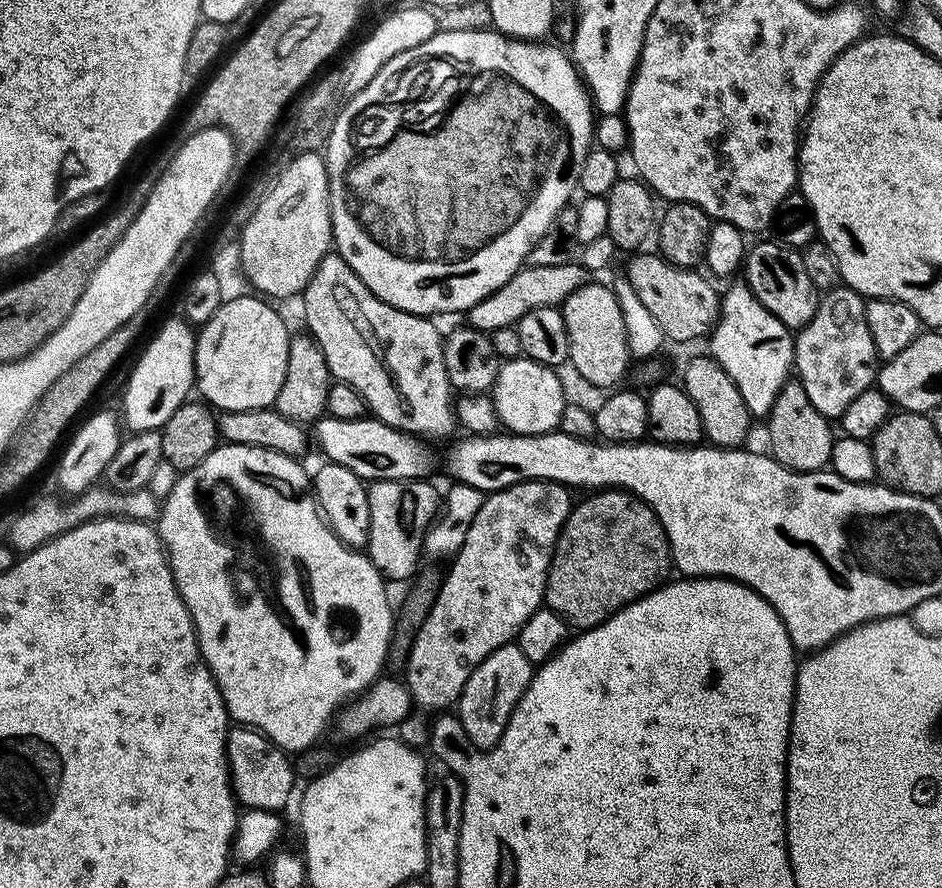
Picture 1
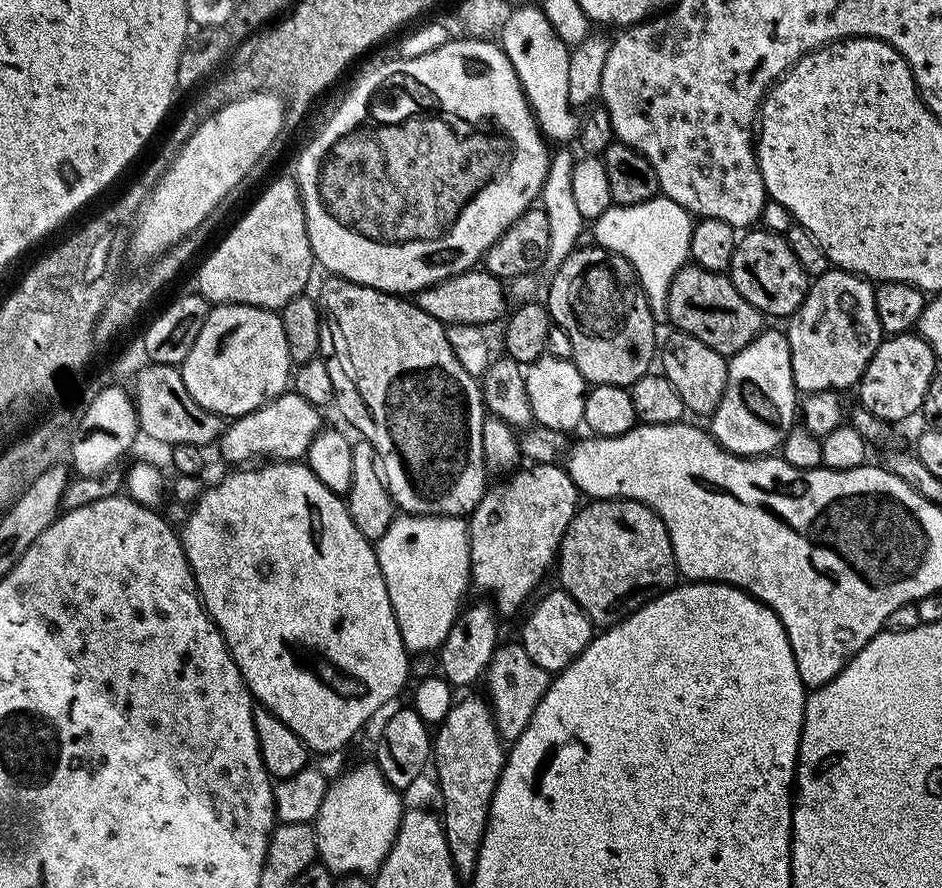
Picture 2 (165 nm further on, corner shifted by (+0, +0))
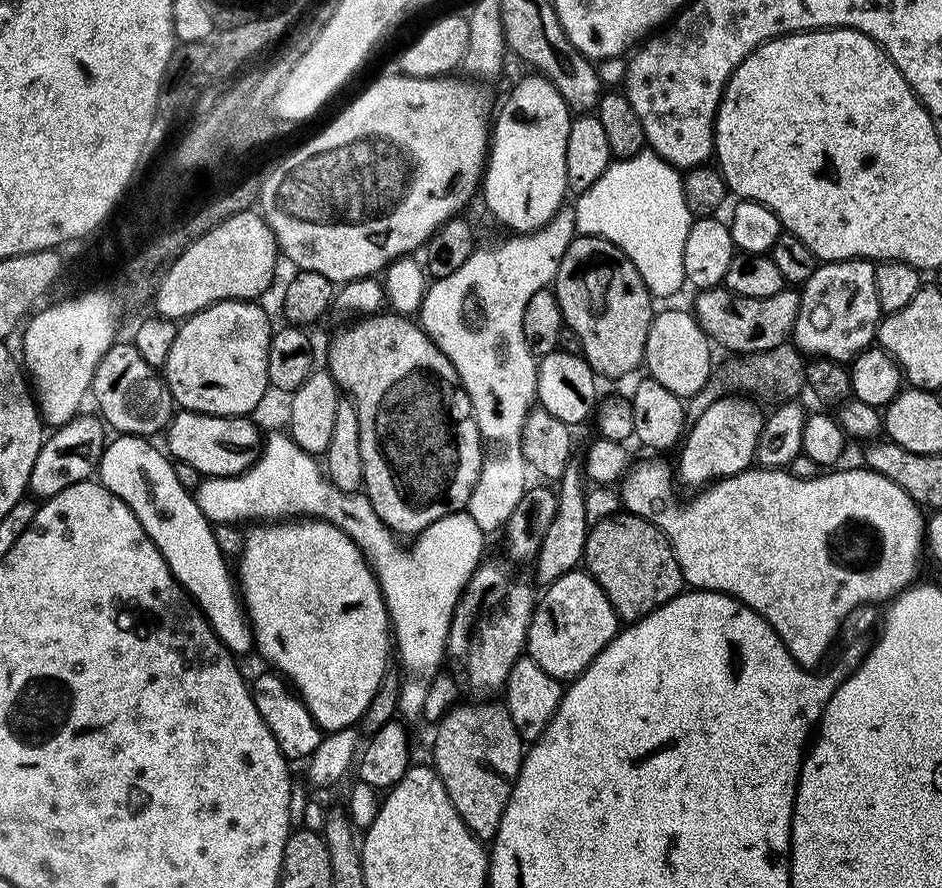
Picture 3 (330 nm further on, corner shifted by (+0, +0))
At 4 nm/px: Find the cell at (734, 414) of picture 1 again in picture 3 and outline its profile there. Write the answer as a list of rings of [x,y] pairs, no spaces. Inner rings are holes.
[[[680,308],[657,311],[650,322],[650,334],[646,334],[643,367],[648,368],[647,375],[662,382],[670,394],[689,398],[688,396],[698,395],[707,384],[709,387],[713,379],[712,348],[714,349],[713,341],[700,329],[700,324],[691,311],[683,312]]]

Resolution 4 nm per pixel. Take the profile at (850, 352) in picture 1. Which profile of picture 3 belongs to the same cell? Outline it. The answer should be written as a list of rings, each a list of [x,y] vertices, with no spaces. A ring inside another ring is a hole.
[[[829,260],[817,266],[814,274],[810,274],[810,278],[799,289],[800,309],[791,334],[796,348],[805,357],[851,362],[859,352],[873,347],[882,319],[878,286],[874,286],[875,273],[876,264],[870,260]]]

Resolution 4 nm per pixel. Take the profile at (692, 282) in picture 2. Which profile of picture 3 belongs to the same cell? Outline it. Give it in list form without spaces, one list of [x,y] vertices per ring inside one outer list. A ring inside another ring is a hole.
[[[723,286],[702,288],[695,295],[694,315],[700,329],[708,335],[709,340],[719,347],[721,344],[722,347],[729,348],[728,352],[732,354],[772,350],[789,343],[800,309],[800,293],[792,286],[786,286],[781,292],[765,300],[733,294]]]

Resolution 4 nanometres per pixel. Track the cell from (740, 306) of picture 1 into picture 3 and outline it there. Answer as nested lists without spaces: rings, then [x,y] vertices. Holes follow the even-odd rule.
[[[724,394],[716,399],[720,400],[706,405],[700,417],[693,424],[691,421],[678,448],[678,480],[691,490],[700,490],[715,481],[725,480],[727,476],[747,472],[756,459],[758,438],[764,425],[762,412],[748,401],[750,399],[736,394]]]

